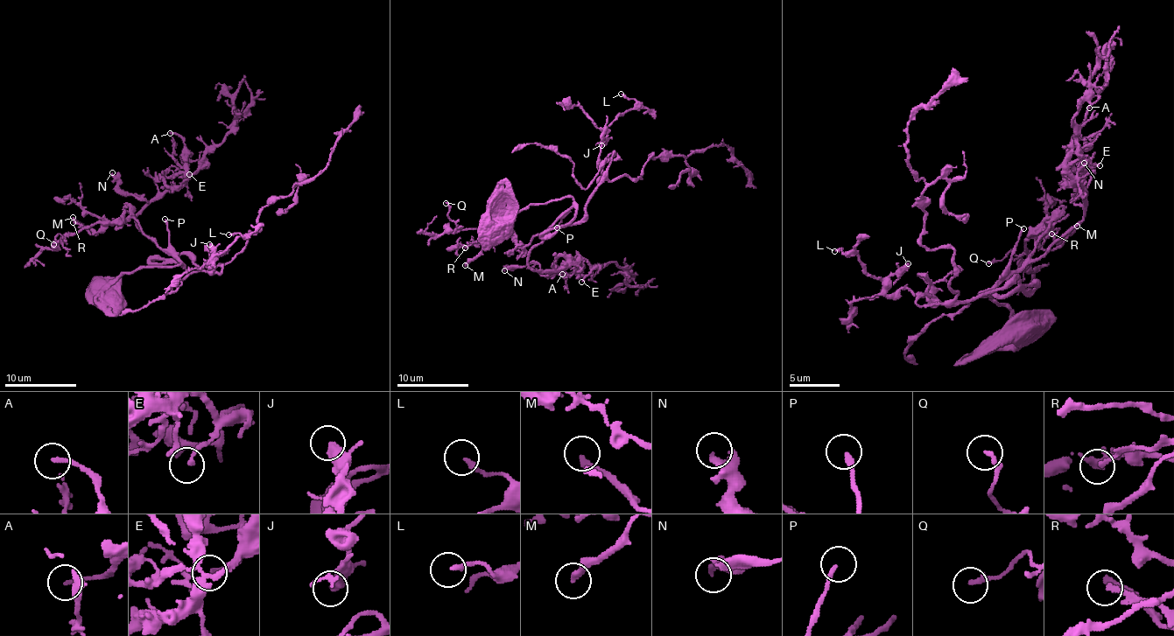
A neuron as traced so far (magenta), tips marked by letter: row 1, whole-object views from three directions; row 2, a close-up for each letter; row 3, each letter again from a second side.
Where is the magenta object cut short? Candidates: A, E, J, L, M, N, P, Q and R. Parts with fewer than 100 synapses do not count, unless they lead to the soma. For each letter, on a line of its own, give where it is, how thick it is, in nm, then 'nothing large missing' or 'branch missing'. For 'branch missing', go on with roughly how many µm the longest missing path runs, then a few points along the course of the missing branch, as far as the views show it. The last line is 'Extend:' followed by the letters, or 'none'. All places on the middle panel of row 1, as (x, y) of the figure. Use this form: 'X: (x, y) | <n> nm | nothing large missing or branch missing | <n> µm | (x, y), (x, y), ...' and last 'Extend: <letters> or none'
A: (562, 274) | 170 nm | nothing large missing
E: (581, 282) | 110 nm | nothing large missing
J: (601, 145) | 440 nm | nothing large missing
L: (621, 94) | 200 nm | nothing large missing
M: (465, 265) | 240 nm | nothing large missing
N: (504, 270) | 200 nm | nothing large missing
P: (557, 227) | 190 nm | branch missing | 25 µm | (557, 227), (548, 244), (565, 244), (571, 233), (565, 231), (558, 242), (558, 251), (574, 267), (585, 267)
Q: (446, 203) | 200 nm | nothing large missing
R: (465, 248) | 160 nm | nothing large missing
Extend: P

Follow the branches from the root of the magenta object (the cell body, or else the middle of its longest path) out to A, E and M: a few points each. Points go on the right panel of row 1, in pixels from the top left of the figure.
A: (1029, 326), (980, 294), (1036, 261), (1084, 216), (1084, 193), (1069, 173), (1069, 143), (1089, 108)
E: (1029, 326), (980, 294), (1036, 261), (1079, 223), (1084, 193), (1069, 165), (1077, 157), (1100, 165)
M: (1029, 326), (980, 294), (1029, 259), (1049, 226), (1043, 226), (1034, 238), (1046, 251), (1077, 226)

